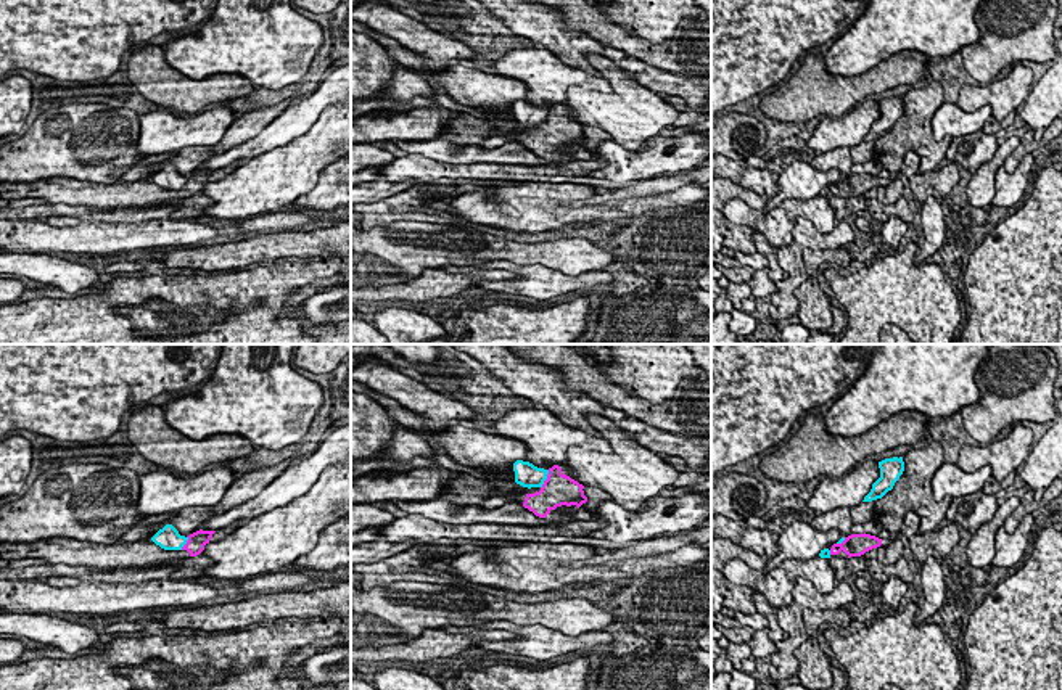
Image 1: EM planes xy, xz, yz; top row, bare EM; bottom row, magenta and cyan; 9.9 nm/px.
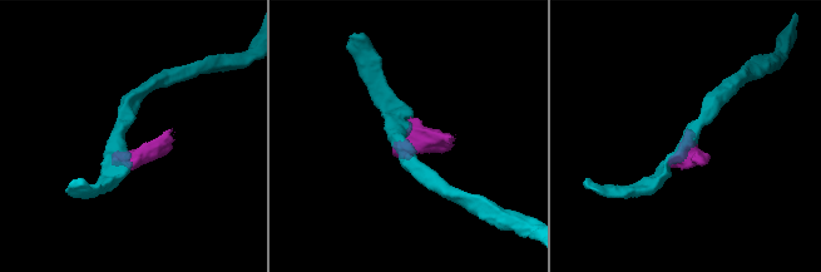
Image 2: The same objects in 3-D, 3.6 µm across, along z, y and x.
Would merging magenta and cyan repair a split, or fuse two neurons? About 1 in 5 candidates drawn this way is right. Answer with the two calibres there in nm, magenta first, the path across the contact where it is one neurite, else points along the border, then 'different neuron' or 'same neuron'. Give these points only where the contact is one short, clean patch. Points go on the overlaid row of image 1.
320 nm thick on the magenta side, 240 nm on the other; border along xz (549, 470), (541, 488); different neuron

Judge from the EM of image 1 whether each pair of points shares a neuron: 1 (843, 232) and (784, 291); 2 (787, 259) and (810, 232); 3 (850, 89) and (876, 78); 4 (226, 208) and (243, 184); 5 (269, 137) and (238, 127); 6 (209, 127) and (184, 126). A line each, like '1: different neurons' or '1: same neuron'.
1: same neuron
2: same neuron
3: same neuron
4: same neuron
5: different neurons
6: same neuron

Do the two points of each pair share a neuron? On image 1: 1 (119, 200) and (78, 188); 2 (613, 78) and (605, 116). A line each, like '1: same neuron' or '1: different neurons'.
1: same neuron
2: same neuron

